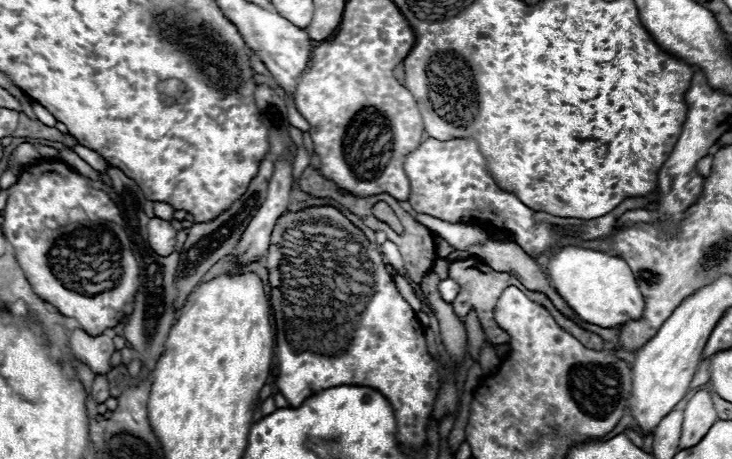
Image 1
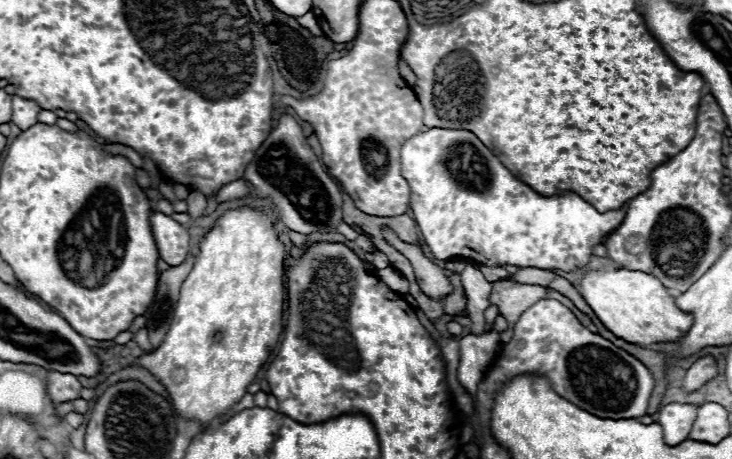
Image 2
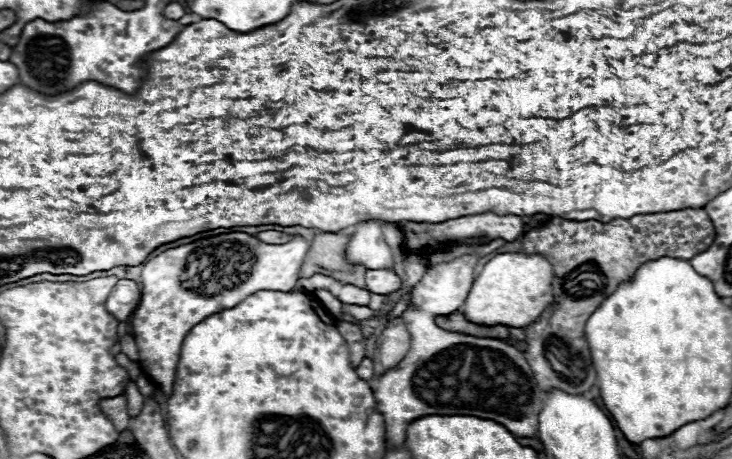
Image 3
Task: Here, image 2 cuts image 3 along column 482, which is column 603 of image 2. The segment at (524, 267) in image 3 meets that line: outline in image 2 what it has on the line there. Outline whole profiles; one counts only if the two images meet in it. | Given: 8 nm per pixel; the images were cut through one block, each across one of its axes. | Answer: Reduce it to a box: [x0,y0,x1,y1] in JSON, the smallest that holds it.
[578,270,692,346]

